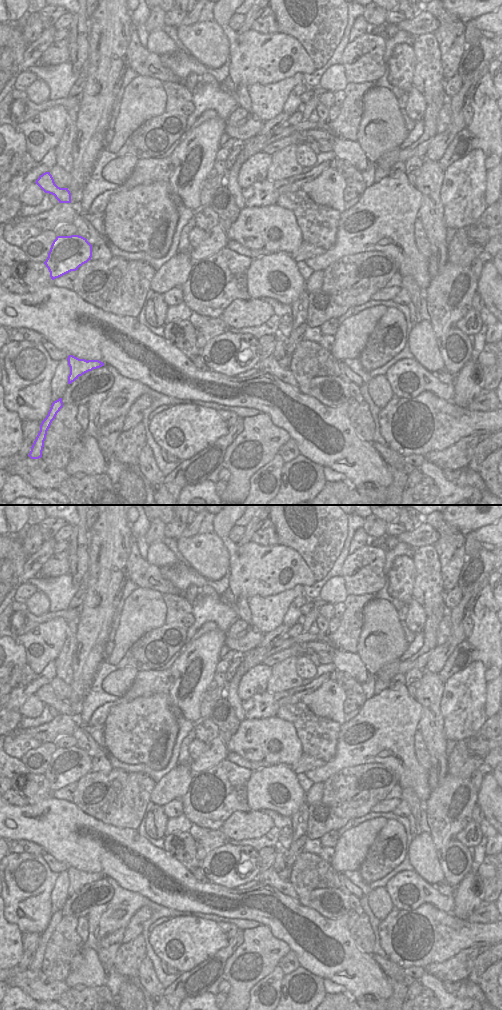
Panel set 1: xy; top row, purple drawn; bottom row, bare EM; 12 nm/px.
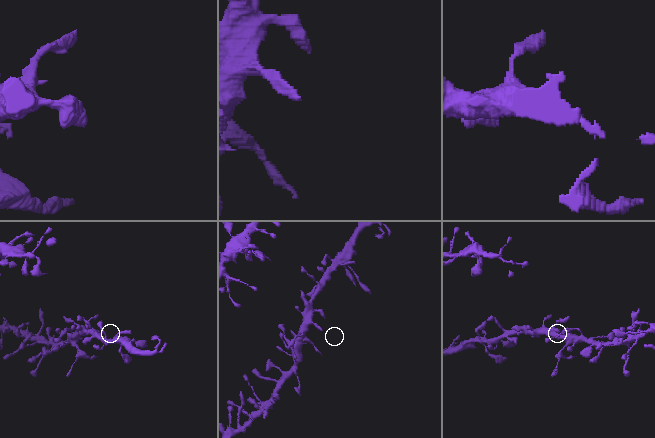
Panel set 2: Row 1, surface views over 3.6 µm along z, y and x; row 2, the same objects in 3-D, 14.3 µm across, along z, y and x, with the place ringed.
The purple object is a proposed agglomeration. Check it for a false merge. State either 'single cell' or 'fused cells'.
fused cells

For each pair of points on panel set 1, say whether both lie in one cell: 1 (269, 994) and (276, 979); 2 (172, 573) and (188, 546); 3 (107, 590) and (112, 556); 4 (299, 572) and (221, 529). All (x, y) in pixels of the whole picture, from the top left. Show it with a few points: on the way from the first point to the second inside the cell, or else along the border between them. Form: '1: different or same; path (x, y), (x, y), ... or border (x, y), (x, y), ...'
1: same; path (269, 990), (272, 983)
2: different; border (185, 560), (203, 576)
3: same; path (107, 582), (108, 564)
4: same; path (278, 566), (254, 566), (236, 550)

